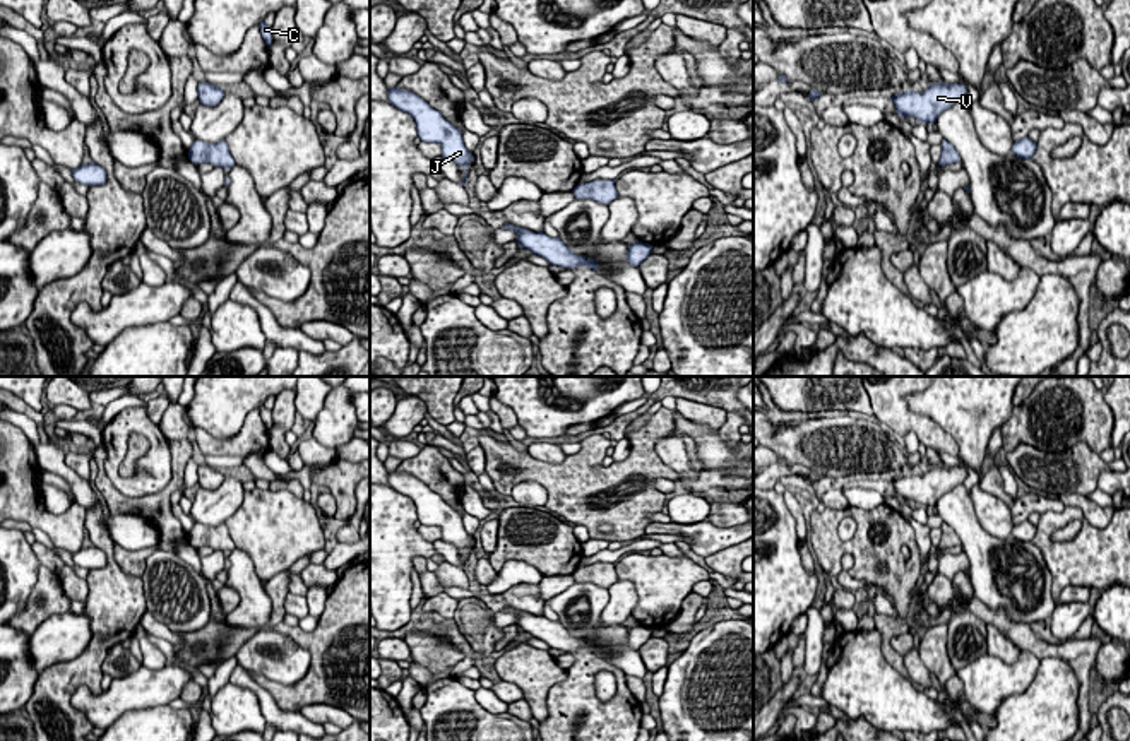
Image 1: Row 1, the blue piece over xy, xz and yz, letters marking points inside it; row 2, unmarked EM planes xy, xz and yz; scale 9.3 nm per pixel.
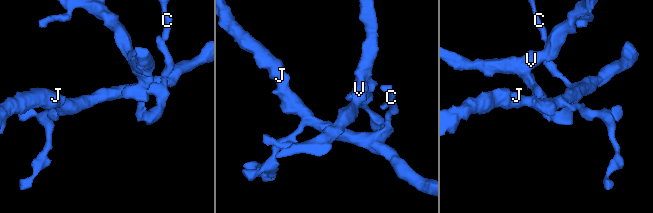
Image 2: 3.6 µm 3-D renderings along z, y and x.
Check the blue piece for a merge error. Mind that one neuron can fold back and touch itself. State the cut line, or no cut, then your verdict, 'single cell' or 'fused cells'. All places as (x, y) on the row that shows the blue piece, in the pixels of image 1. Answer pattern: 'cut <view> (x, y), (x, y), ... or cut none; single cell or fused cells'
cut xy (190, 148), (201, 156), (214, 156), (218, 160); fused cells

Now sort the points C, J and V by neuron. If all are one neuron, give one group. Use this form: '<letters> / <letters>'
C J / V

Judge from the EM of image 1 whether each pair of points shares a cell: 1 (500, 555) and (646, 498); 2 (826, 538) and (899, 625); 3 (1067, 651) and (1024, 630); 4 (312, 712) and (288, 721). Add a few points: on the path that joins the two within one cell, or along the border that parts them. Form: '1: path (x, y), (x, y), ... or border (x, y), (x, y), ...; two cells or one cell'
1: border (550, 510), (557, 517); two cells
2: path (853, 548), (858, 548), (901, 591), (901, 598); one cell
3: path (1057, 651), (1041, 649), (1033, 640); one cell
4: border (300, 711), (317, 723); two cells

